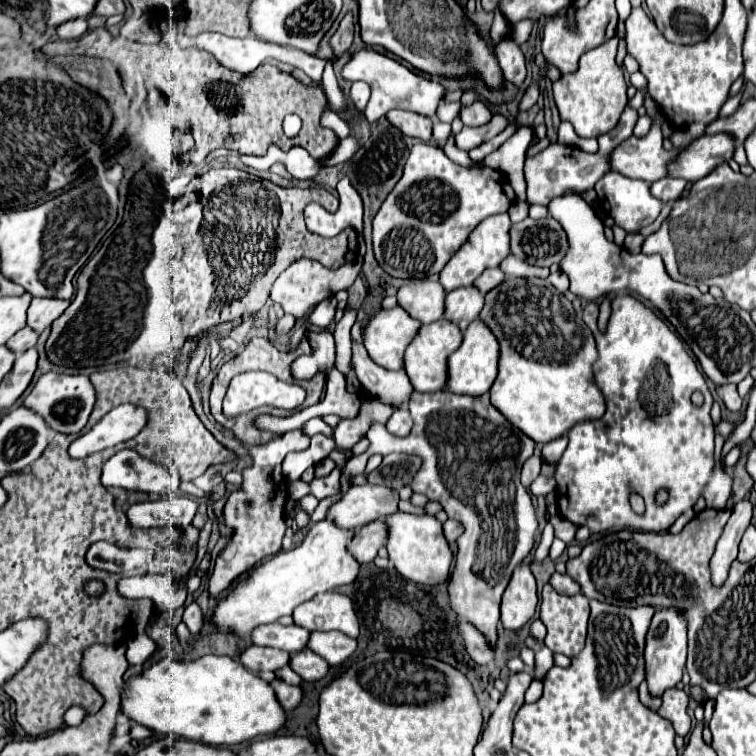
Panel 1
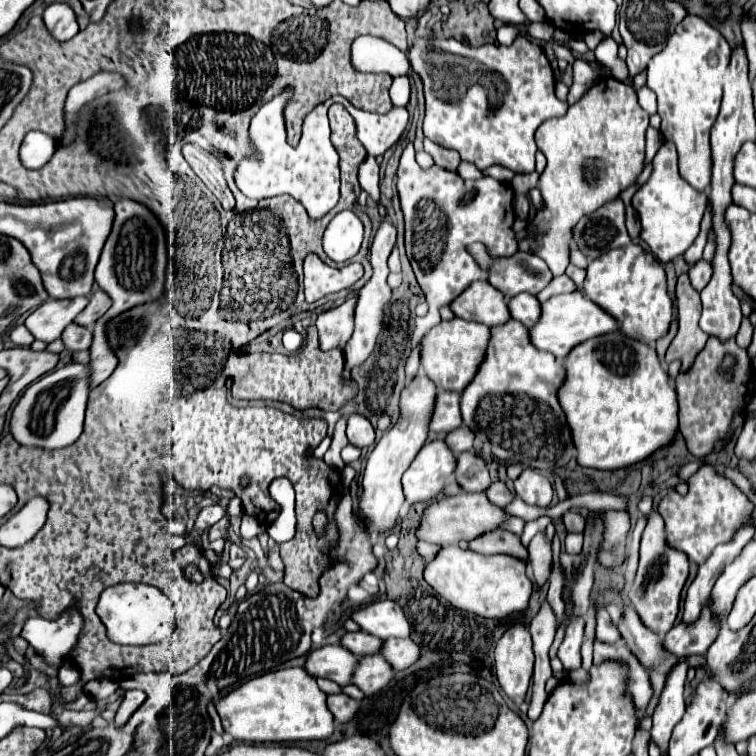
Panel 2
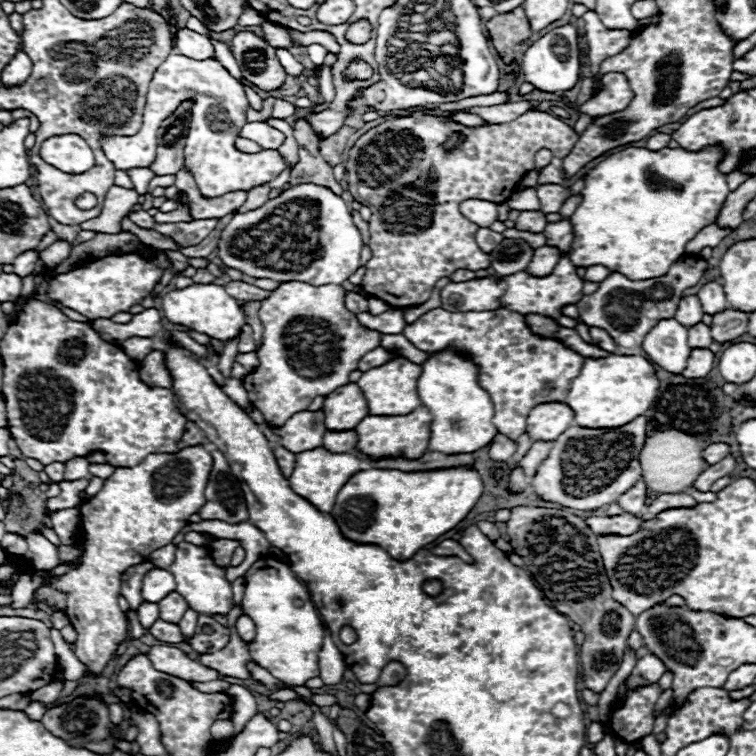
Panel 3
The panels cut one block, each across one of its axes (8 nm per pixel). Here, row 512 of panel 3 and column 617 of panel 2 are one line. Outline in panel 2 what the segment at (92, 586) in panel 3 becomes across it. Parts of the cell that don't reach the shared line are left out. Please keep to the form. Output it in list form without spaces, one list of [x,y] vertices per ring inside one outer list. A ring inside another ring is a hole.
[[[600,76],[598,80],[602,82],[596,82],[574,106],[568,108],[568,112],[562,118],[546,120],[535,132],[538,150],[547,159],[546,170],[540,176],[540,192],[546,208],[536,214],[536,218],[530,224],[532,236],[522,240],[518,248],[538,254],[548,264],[554,276],[560,276],[570,264],[568,250],[572,242],[570,230],[574,222],[578,222],[578,218],[590,214],[604,202],[614,200],[624,188],[636,182],[644,168],[644,134],[648,128],[648,112],[640,108],[636,92],[628,84],[612,76]]]

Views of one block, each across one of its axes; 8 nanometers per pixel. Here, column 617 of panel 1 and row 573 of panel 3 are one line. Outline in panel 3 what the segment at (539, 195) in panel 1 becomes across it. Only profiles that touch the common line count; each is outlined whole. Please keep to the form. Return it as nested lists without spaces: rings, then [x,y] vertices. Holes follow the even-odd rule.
[[[142,562],[130,570],[126,570],[126,576],[122,578],[122,596],[128,600],[130,608],[136,612],[138,606],[142,604],[140,598],[140,586],[142,586],[142,578],[146,576],[148,570],[156,568],[152,562]]]

